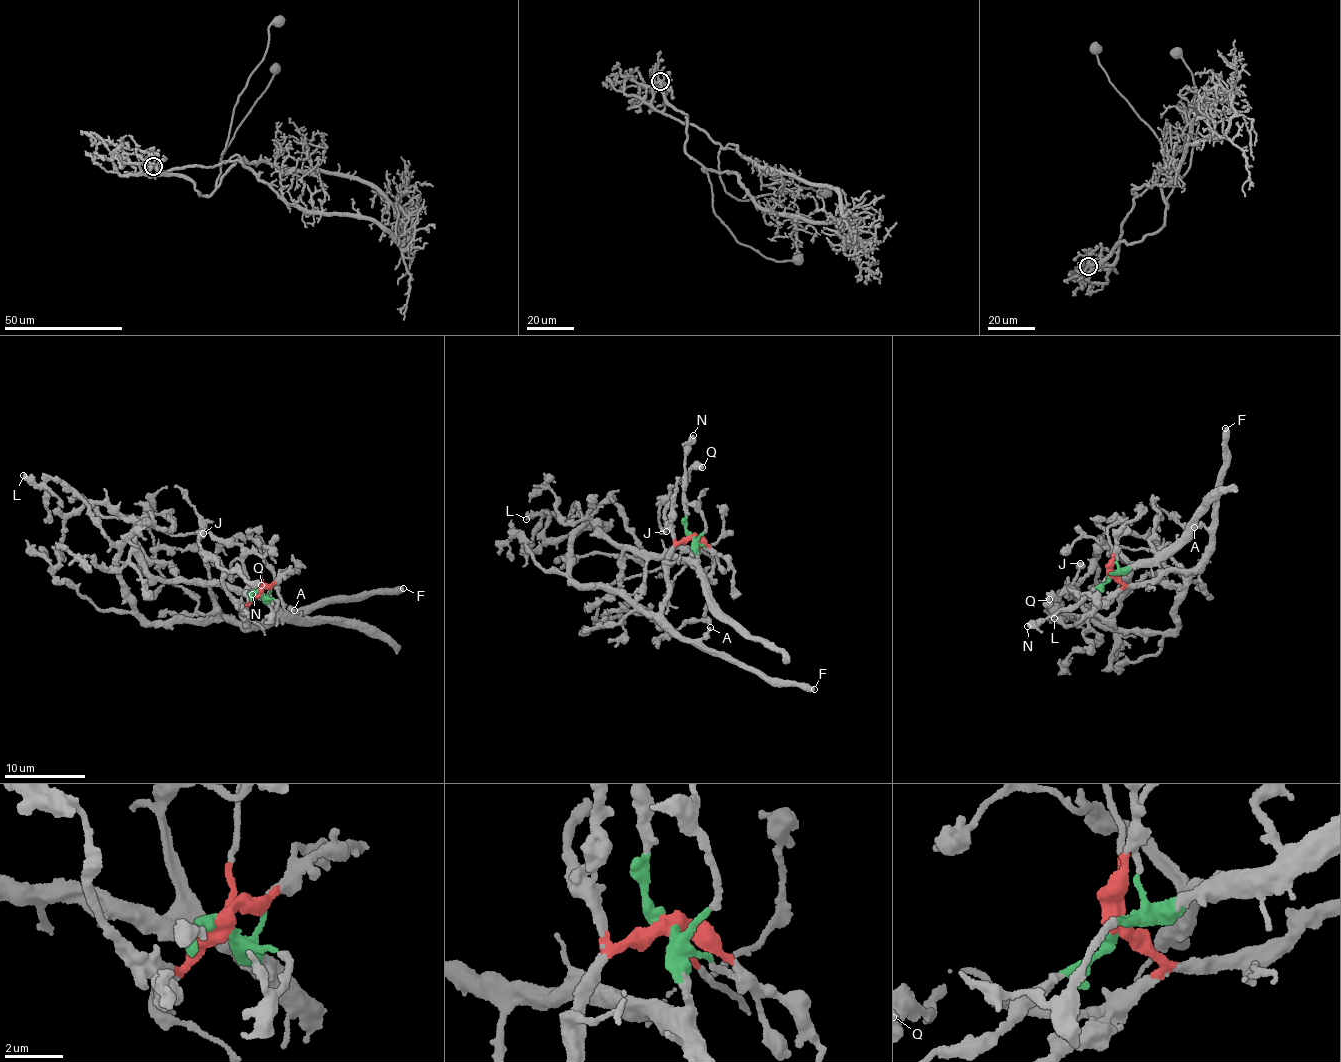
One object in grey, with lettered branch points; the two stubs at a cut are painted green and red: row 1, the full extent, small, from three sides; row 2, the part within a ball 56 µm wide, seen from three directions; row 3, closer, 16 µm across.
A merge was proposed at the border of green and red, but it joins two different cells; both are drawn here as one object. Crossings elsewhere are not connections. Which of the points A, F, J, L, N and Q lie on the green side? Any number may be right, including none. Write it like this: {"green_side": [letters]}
{"green_side": ["L", "N"]}

